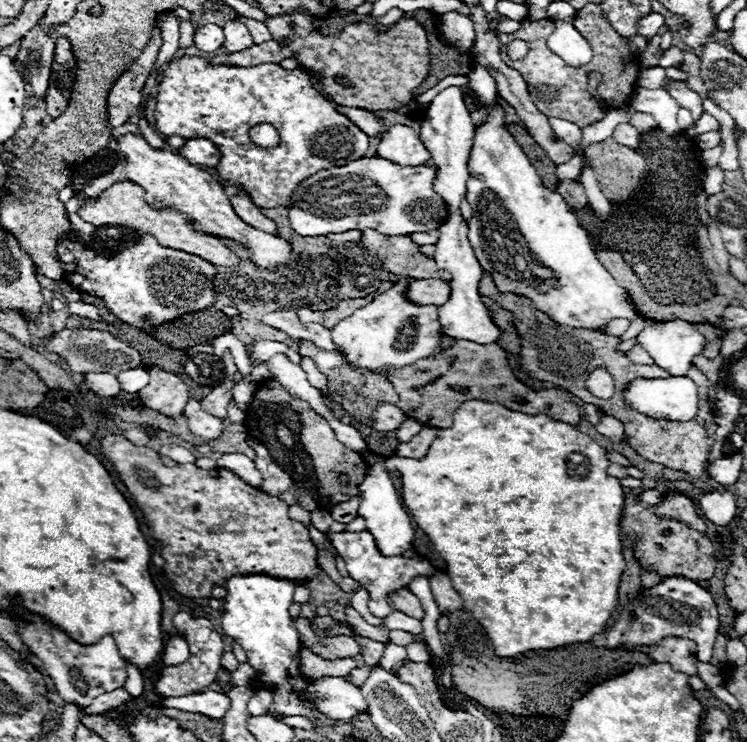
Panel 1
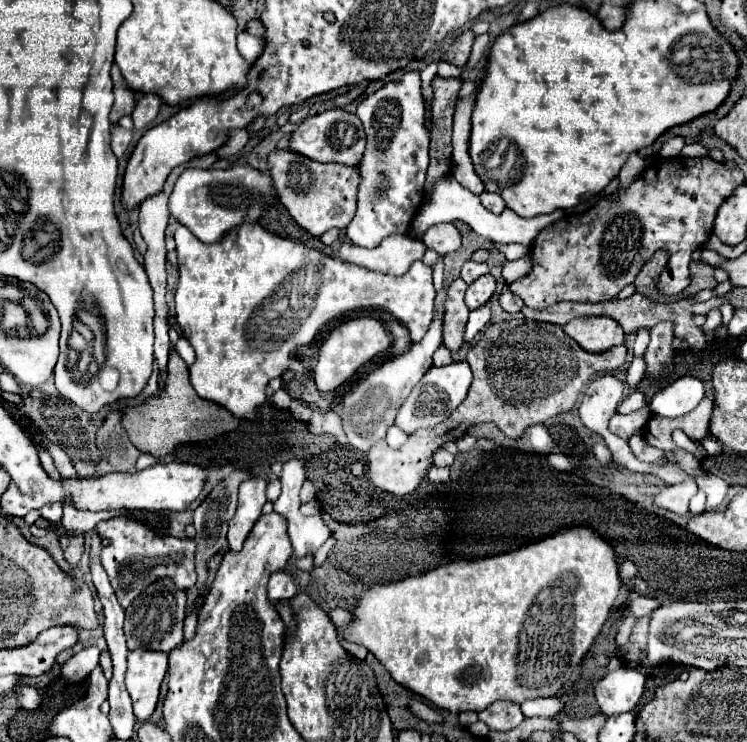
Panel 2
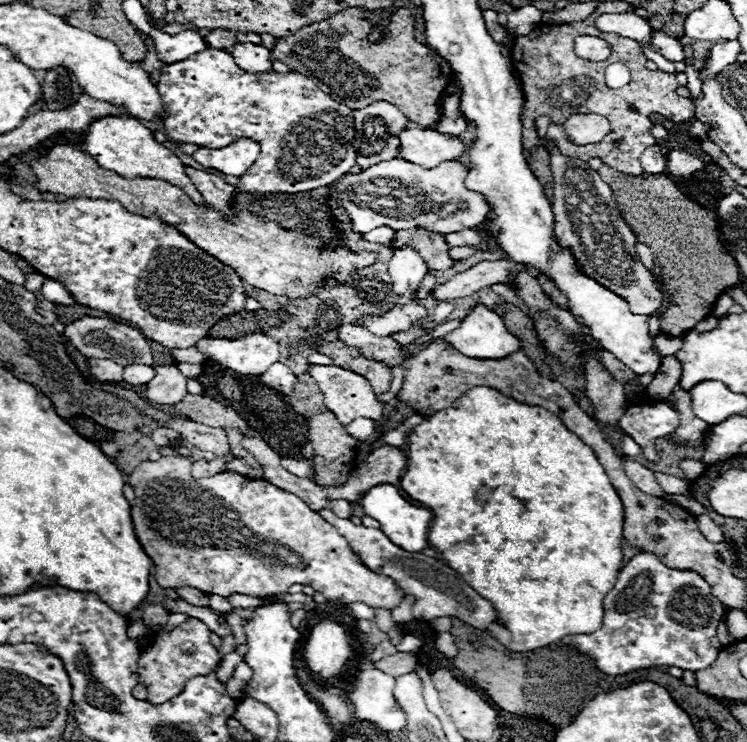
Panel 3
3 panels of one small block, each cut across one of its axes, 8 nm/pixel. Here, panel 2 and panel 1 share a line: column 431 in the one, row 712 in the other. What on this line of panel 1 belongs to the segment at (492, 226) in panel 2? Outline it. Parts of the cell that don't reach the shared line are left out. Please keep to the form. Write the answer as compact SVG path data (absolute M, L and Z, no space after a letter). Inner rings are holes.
M206 690L200 694L192 696L178 696L178 698L164 698L162 700L164 708L176 708L182 712L194 712L194 714L204 714L208 718L222 718L230 710L230 698L222 692Z

